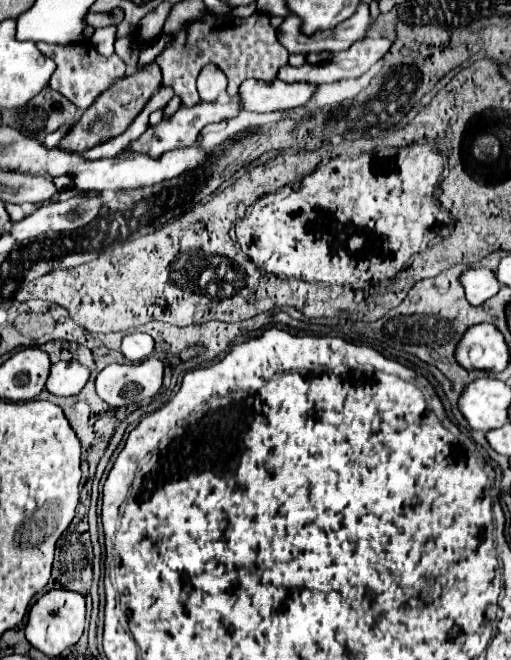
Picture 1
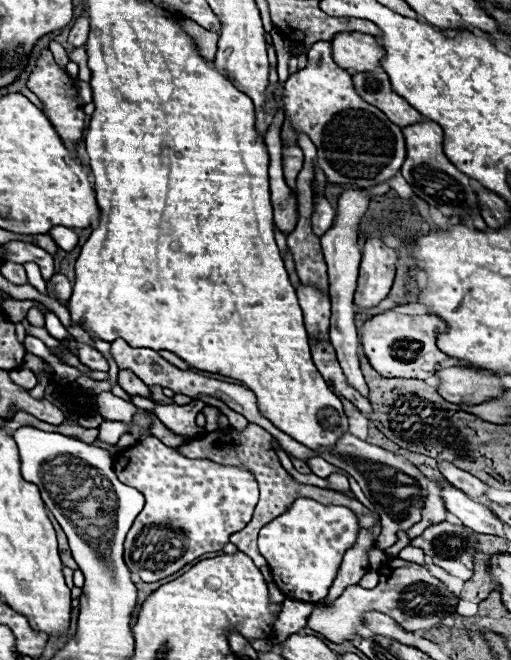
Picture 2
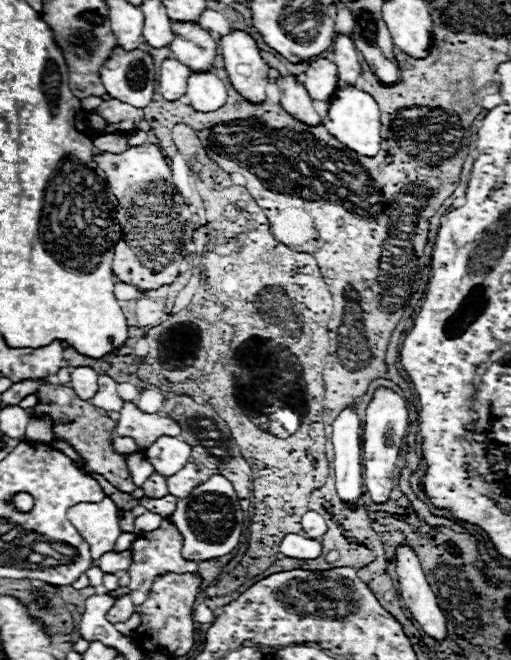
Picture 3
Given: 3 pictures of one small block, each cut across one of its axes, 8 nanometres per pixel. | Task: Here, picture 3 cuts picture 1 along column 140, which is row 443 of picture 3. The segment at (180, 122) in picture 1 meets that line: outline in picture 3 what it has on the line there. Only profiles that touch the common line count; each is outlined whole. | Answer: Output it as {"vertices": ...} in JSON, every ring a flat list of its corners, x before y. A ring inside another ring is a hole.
{"vertices":[[126,402,120,410,120,418,116,422,114,432,118,436,128,436,136,442,140,450,148,448,148,444,154,444,160,436,178,436,180,426,168,416,160,414,144,414,134,404]]}

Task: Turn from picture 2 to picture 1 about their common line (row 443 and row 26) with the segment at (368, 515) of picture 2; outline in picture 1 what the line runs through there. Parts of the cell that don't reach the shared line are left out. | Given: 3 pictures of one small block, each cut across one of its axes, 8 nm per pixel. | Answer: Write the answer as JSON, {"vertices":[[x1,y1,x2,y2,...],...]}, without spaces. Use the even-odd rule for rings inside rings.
{"vertices":[[254,12,250,18,240,20,232,16,204,14,196,22,184,26,174,34,174,42,156,58,156,64,162,70,162,86,172,86,174,92,182,98,184,106,200,102,196,92,196,76,202,66,214,62,228,78,228,94,236,96,238,86,248,78,260,78,270,82,276,78,280,66,288,64,288,52,276,40,276,30,270,24,268,14]]}

